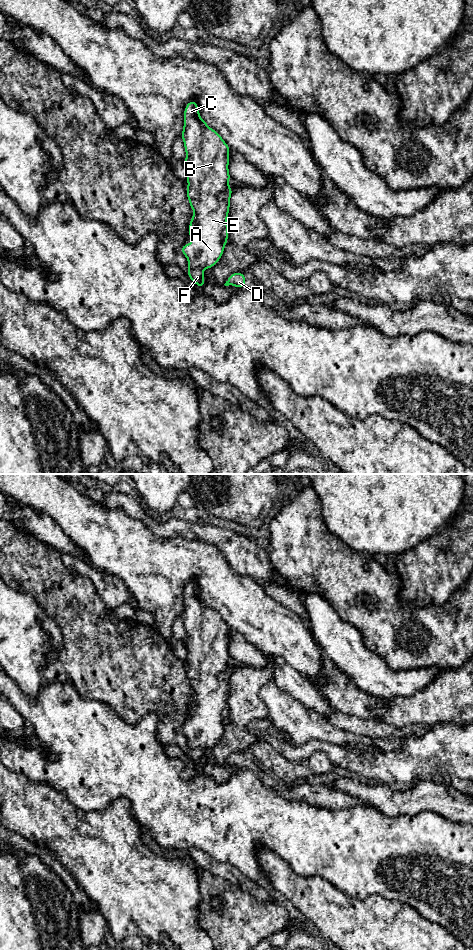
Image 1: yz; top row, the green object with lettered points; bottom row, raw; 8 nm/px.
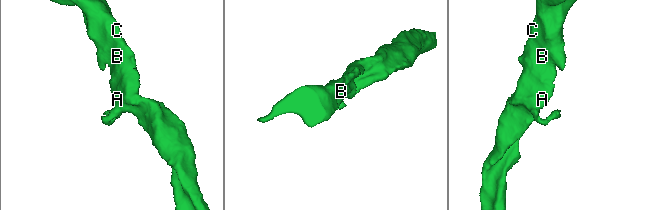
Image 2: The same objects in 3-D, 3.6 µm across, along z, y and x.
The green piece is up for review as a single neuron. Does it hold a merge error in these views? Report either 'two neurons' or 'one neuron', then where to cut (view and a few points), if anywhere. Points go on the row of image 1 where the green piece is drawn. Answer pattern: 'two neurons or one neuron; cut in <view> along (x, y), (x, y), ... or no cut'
two neurons; cut in yz along (189, 267), (201, 268)

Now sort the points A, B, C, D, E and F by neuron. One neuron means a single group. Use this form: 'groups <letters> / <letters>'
groups A B C E / D F

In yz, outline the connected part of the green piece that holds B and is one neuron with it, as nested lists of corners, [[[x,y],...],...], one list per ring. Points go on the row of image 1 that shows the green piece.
[[[194,100],[184,109],[181,137],[186,151],[186,195],[194,211],[189,237],[194,242],[184,244],[180,251],[187,257],[189,268],[211,269],[221,259],[228,241],[227,217],[233,192],[228,185],[230,148],[200,118]]]

